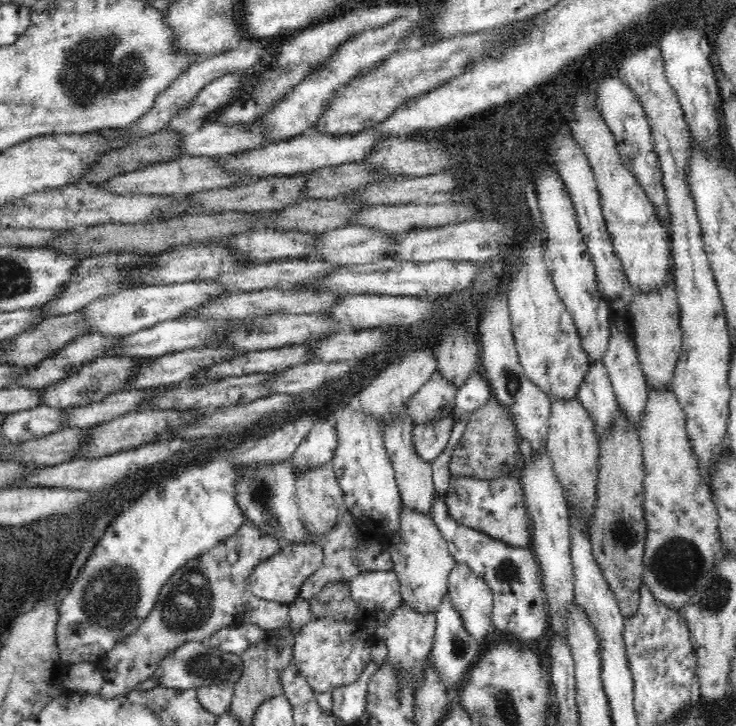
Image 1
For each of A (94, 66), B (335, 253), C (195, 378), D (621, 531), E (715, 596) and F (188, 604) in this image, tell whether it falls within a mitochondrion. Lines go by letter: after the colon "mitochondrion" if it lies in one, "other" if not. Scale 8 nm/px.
A: mitochondrion
B: other
C: other
D: mitochondrion
E: mitochondrion
F: mitochondrion

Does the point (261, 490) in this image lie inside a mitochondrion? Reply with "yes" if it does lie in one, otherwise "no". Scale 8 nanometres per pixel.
yes

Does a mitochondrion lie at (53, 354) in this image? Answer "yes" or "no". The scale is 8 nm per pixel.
no

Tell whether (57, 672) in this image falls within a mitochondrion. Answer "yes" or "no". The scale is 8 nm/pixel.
no

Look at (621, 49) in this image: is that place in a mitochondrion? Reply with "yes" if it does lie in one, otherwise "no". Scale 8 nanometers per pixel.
no

